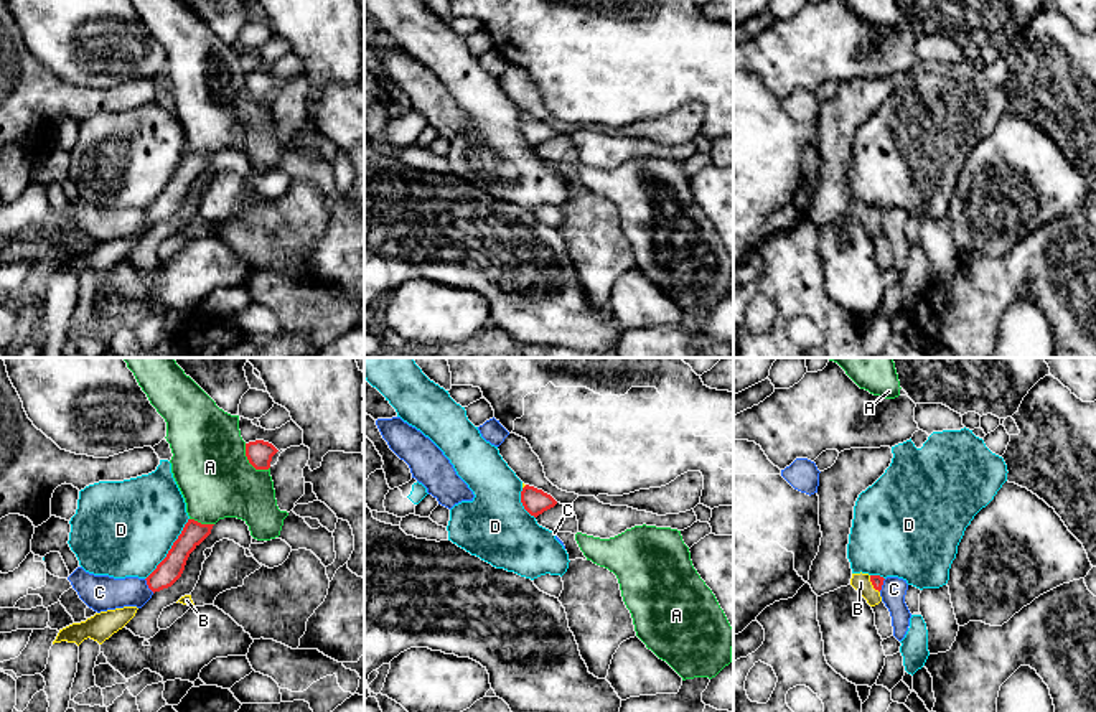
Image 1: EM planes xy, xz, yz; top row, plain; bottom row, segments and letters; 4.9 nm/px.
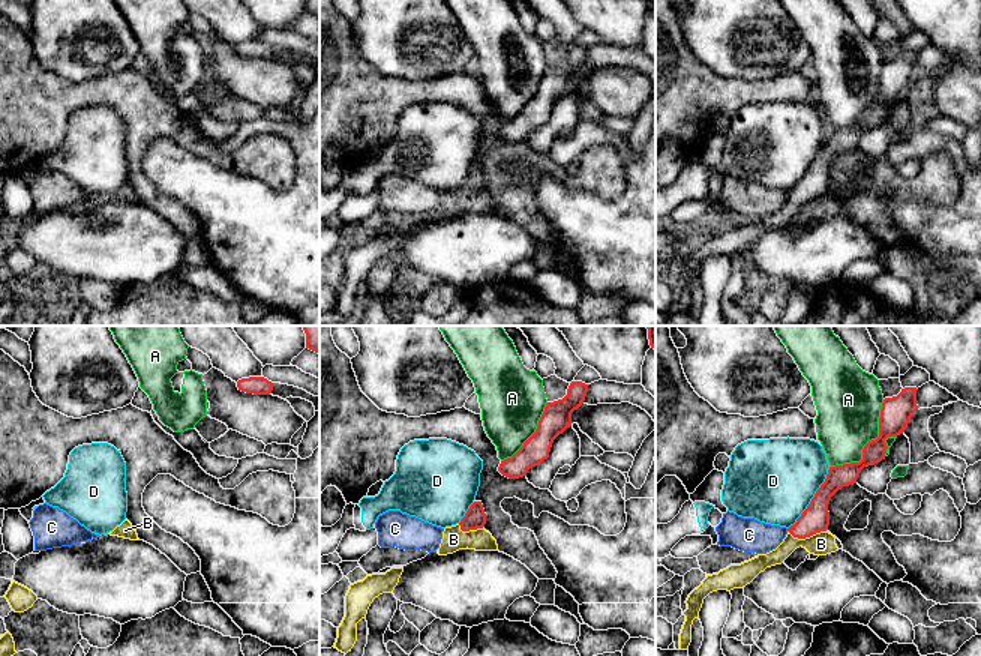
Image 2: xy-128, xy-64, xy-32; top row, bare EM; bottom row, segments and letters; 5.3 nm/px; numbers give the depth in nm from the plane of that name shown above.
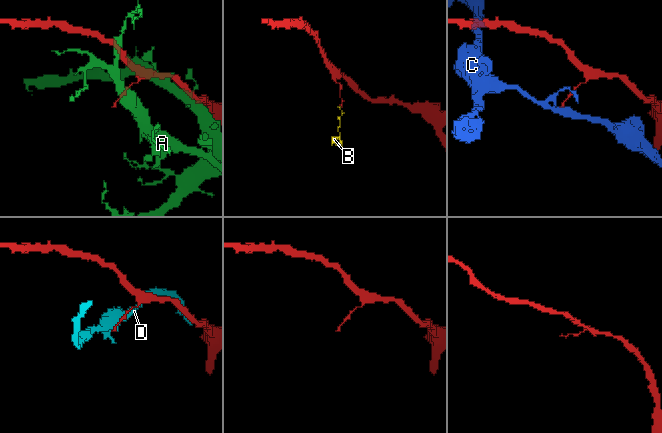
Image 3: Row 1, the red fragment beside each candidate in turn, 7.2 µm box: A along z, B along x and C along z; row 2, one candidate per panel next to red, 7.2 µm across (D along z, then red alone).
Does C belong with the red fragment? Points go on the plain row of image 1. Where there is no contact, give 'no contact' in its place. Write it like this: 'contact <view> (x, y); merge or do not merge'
contact xy (147, 215); do not merge

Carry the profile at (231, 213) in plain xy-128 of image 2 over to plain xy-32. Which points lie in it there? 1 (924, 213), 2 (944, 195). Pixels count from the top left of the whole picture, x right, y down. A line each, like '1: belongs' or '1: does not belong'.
1: belongs
2: does not belong

